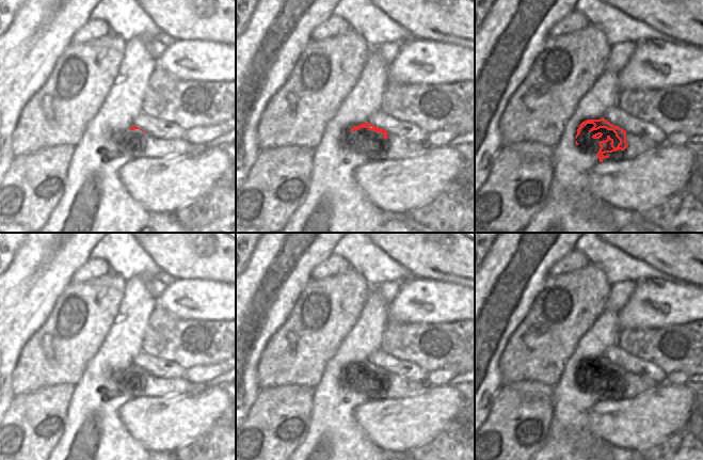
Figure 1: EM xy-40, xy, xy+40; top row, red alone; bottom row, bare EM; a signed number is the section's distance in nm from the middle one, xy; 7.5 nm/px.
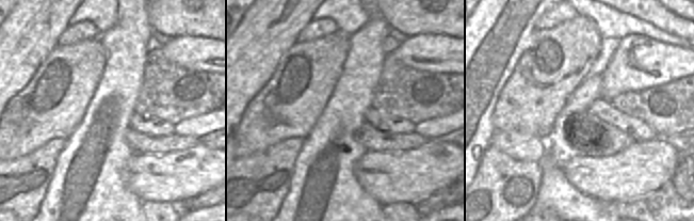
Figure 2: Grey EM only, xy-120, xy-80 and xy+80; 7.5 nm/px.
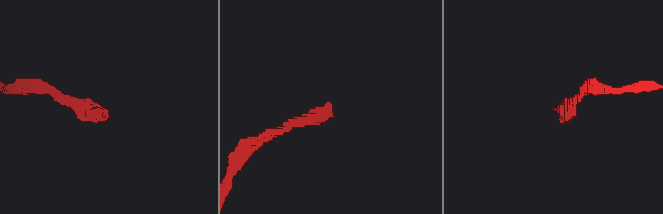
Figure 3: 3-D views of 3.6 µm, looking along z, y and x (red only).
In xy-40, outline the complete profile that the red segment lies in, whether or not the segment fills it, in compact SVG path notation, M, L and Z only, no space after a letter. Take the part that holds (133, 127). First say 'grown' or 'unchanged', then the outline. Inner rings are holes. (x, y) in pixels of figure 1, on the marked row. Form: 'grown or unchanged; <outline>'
grown; M132 126L124 147L133 158L169 158L188 154L194 147L187 139L158 139Z

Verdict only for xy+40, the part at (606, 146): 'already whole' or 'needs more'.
needs more

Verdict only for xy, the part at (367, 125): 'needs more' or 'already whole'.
needs more

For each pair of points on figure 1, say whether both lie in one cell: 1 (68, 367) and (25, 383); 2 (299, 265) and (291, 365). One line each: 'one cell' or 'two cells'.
1: one cell
2: two cells

